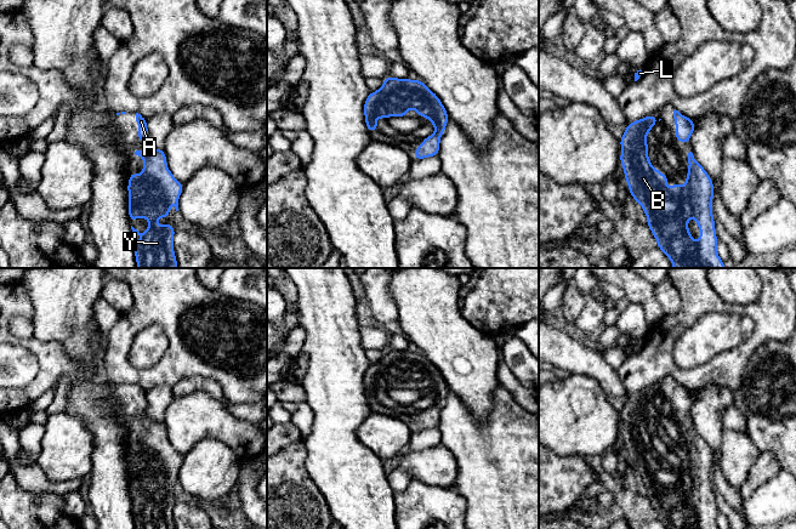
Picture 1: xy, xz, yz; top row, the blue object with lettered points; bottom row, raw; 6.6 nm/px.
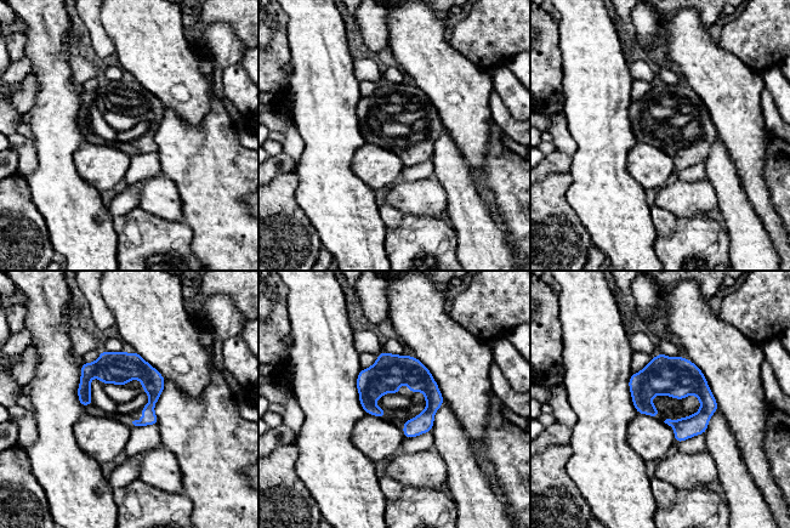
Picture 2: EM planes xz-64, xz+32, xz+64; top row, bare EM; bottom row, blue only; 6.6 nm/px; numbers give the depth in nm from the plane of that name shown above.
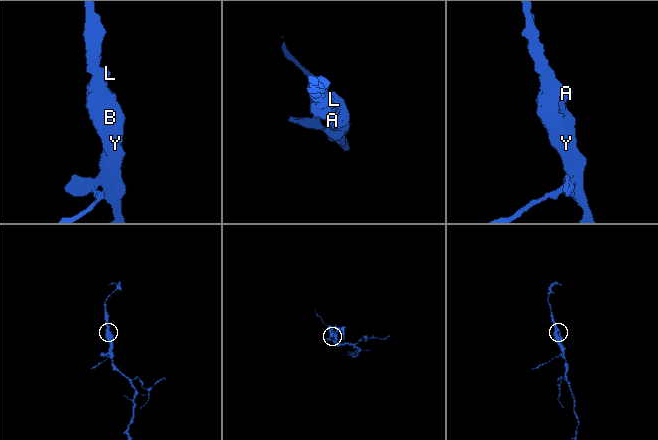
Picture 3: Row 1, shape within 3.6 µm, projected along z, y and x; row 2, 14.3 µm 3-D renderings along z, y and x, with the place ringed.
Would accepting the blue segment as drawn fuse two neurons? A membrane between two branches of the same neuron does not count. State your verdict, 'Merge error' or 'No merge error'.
No merge error

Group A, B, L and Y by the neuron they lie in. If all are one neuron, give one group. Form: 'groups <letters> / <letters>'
groups A B L Y

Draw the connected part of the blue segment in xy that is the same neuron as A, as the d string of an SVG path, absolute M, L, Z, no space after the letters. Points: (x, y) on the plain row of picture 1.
M136 385L136 393L138 396L138 414L143 416L148 408L147 391Z

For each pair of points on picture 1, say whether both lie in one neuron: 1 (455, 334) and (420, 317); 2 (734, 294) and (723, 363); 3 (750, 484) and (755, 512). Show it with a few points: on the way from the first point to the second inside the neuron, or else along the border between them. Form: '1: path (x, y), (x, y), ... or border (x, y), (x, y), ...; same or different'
1: path (447, 334), (443, 334), (428, 322); same
2: border (710, 285), (728, 302), (749, 303), (760, 295); different
3: border (774, 476), (762, 483), (744, 501); different

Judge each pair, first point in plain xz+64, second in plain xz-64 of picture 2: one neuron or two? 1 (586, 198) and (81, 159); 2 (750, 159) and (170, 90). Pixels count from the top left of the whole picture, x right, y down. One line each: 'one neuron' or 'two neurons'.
1: two neurons
2: one neuron

